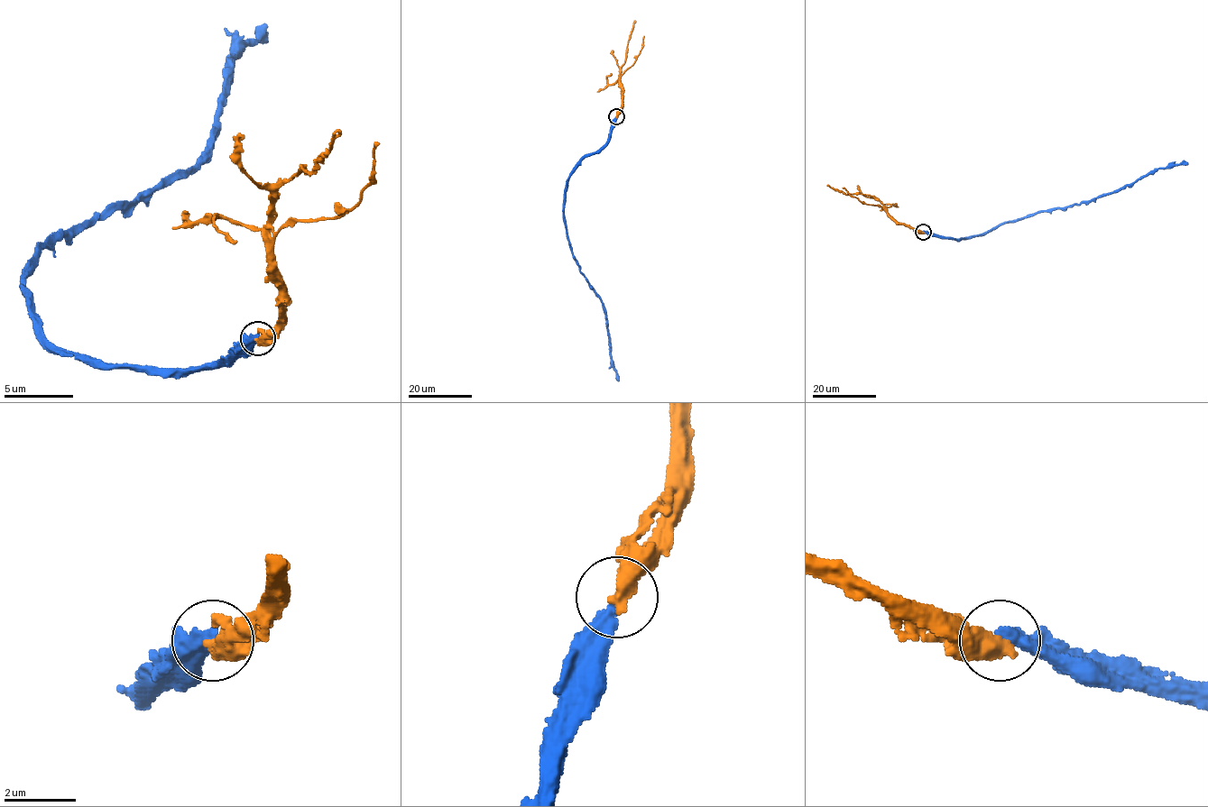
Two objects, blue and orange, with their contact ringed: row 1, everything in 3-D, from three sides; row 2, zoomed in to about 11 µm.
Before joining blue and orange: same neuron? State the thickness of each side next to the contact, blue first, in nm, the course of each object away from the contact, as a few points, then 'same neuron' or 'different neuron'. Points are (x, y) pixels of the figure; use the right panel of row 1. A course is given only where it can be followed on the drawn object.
360/600 nm | blue via (923, 232), (939, 237), (968, 238), (1037, 212), (1088, 203), (1132, 186), (1158, 169), (1187, 163) | orange via (923, 232), (899, 224), (884, 206), (866, 194), (845, 194), (827, 185) | different neuron

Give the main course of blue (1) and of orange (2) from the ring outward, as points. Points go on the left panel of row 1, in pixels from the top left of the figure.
1: (258, 339), (234, 360), (101, 367), (39, 329), (24, 279), (56, 234), (196, 165), (230, 60), (269, 36)
2: (258, 339), (279, 322), (279, 273), (272, 266), (272, 197), (297, 172), (310, 172), (342, 130)

